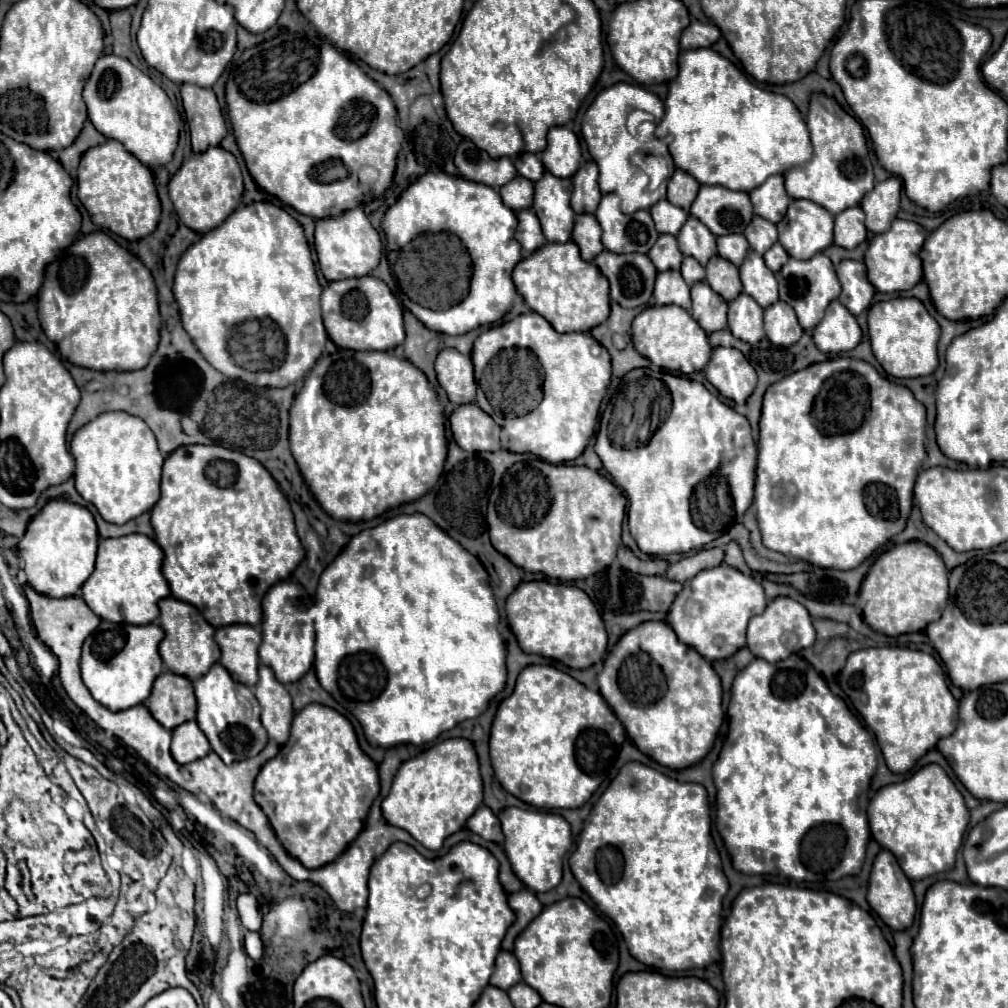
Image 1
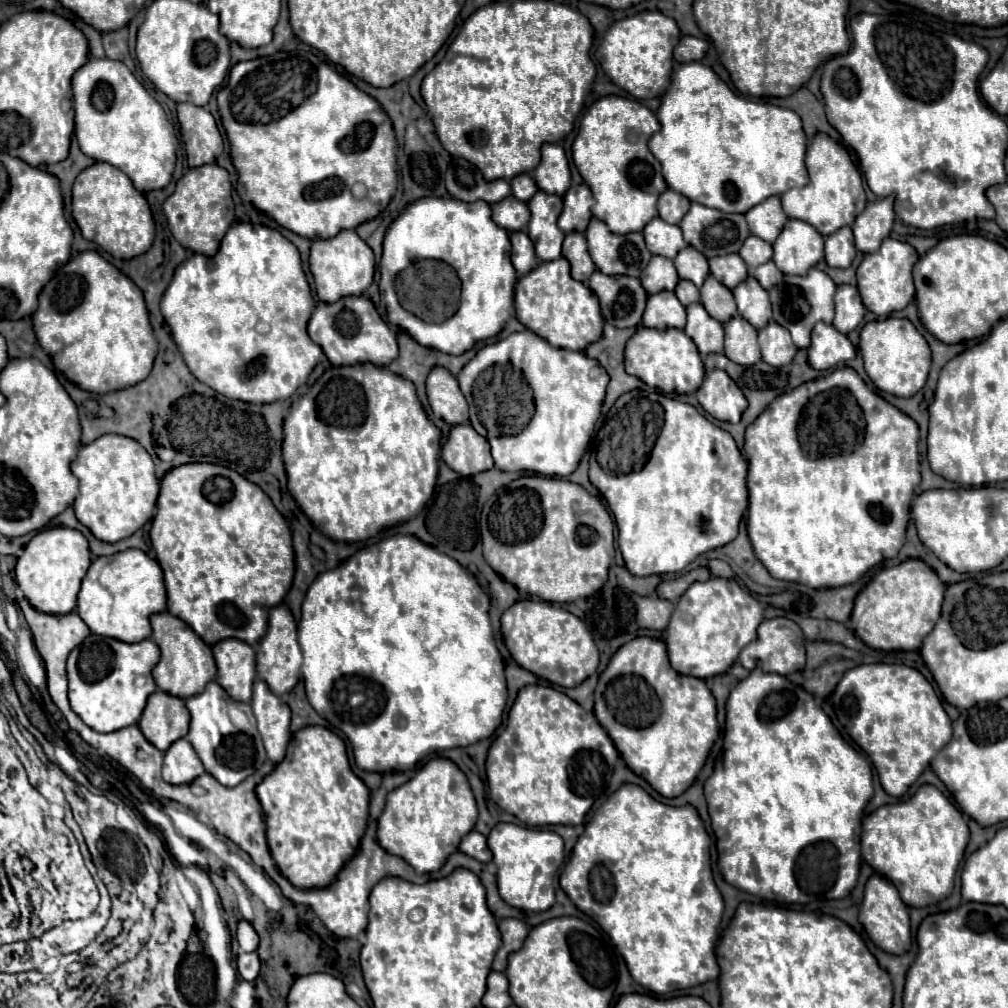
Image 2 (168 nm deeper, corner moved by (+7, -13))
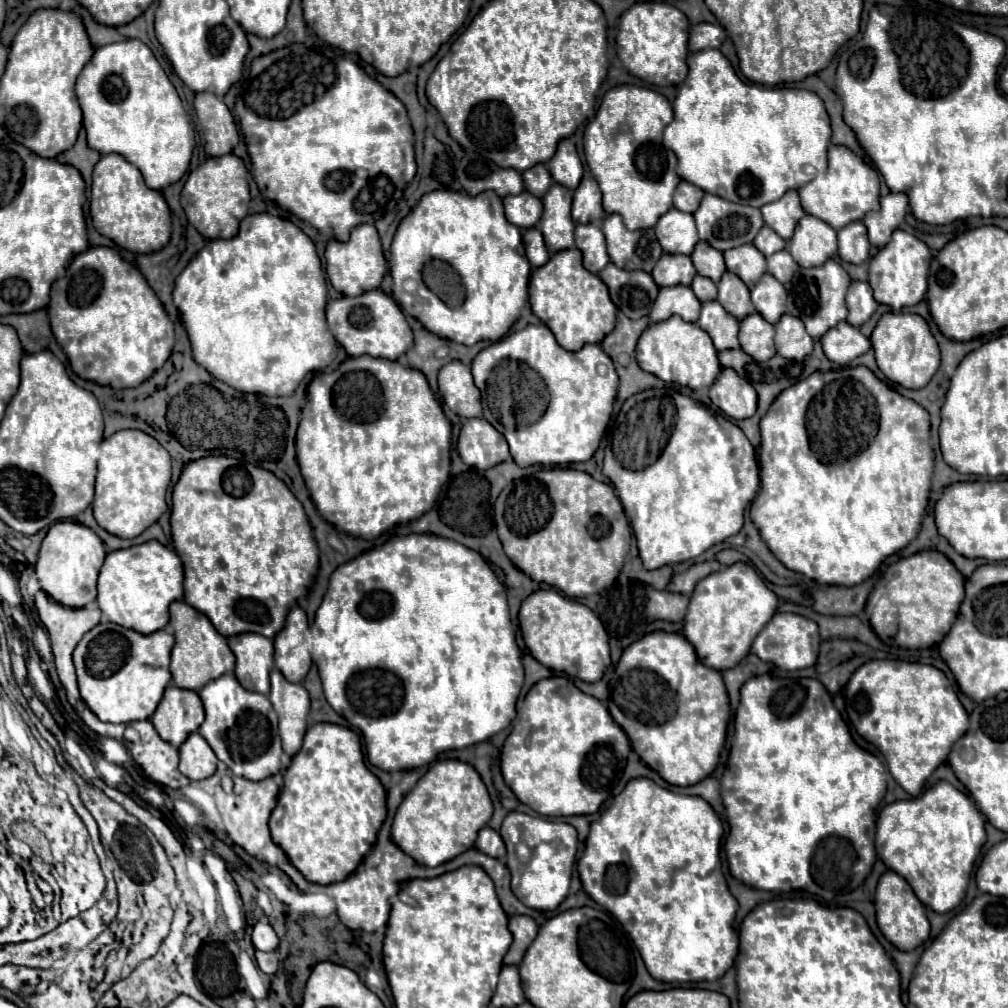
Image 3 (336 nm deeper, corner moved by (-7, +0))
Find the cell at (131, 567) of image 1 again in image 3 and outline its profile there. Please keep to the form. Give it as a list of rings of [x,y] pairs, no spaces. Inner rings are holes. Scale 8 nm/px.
[[[150,540],[126,550],[114,550],[106,556],[98,578],[96,602],[110,622],[132,628],[140,634],[152,634],[168,624],[170,602],[184,598],[182,580],[184,568],[180,556],[160,542]]]

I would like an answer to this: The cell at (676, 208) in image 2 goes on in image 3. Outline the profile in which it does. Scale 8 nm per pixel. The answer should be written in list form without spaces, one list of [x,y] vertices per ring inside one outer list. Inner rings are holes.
[[[682,180],[674,192],[674,208],[682,210],[682,212],[696,212],[702,196],[704,196],[704,192],[698,186]]]

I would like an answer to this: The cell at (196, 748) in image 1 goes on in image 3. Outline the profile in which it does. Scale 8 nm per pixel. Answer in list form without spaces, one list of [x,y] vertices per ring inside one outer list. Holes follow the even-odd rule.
[[[198,732],[190,734],[180,746],[180,772],[190,780],[204,780],[216,772],[218,758]]]

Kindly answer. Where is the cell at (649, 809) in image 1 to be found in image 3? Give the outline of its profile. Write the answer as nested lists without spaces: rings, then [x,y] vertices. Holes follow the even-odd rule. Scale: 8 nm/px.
[[[648,778],[630,780],[600,820],[590,826],[584,856],[578,860],[582,886],[596,904],[606,908],[624,926],[642,956],[646,970],[660,982],[716,980],[734,964],[738,954],[738,934],[732,928],[732,922],[738,902],[728,892],[720,870],[722,834],[722,822],[706,800],[670,792]]]

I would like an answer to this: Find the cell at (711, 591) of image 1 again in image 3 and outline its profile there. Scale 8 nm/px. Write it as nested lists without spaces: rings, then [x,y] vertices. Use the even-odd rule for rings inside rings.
[[[736,562],[696,584],[684,618],[684,636],[692,642],[698,658],[706,666],[728,670],[750,652],[752,640],[774,616],[776,606],[776,594],[764,584],[756,570],[750,564]]]

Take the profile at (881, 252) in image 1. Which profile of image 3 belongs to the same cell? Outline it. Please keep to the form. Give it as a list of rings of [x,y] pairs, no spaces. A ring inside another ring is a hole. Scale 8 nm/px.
[[[896,230],[892,234],[892,240],[888,246],[884,246],[872,260],[870,260],[870,270],[868,270],[868,282],[874,290],[874,298],[880,304],[886,304],[894,310],[900,310],[904,306],[916,306],[924,294],[926,294],[926,278],[928,278],[928,268],[930,268],[930,250],[928,246],[918,240],[916,236]]]

